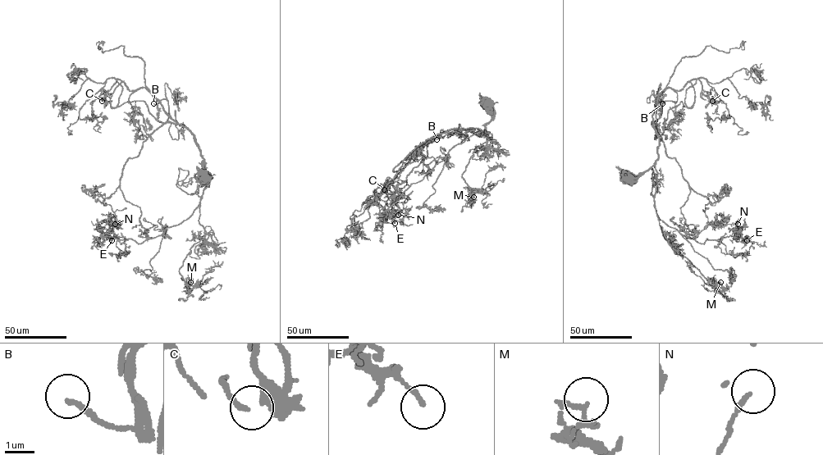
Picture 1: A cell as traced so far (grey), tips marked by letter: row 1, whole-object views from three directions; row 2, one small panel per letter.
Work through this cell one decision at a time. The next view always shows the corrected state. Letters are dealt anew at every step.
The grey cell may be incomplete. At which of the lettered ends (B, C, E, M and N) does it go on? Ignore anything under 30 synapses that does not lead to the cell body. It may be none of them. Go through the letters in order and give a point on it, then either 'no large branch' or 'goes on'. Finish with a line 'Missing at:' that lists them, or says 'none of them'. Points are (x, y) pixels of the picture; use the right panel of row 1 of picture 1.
B: place (662, 103); goes on
C: place (712, 101); goes on
E: place (747, 240); no large branch
M: place (720, 282); no large branch
N: place (738, 224); no large branch
Missing at: B, C

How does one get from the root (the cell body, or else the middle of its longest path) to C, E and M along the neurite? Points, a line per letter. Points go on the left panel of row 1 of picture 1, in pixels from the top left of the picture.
C: (203, 179), (209, 174), (203, 169), (194, 135), (147, 89), (130, 91), (116, 79), (102, 101)
E: (203, 179), (209, 174), (204, 163), (200, 203), (182, 223), (140, 243), (103, 237), (112, 240)
M: (203, 179), (209, 174), (204, 163), (198, 221), (206, 235), (179, 270), (185, 292), (190, 282)

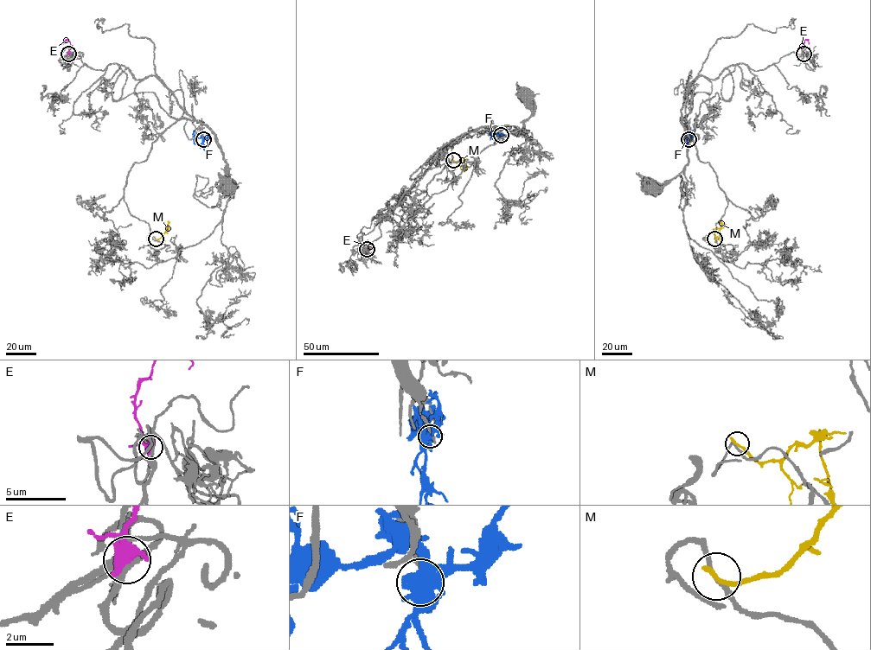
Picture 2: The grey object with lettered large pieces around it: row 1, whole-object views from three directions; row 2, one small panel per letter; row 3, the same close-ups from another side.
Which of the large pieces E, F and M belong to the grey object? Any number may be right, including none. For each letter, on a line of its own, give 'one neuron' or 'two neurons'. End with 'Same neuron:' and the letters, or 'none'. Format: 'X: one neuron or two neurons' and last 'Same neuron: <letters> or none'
E: two neurons
F: two neurons
M: two neurons
Same neuron: none

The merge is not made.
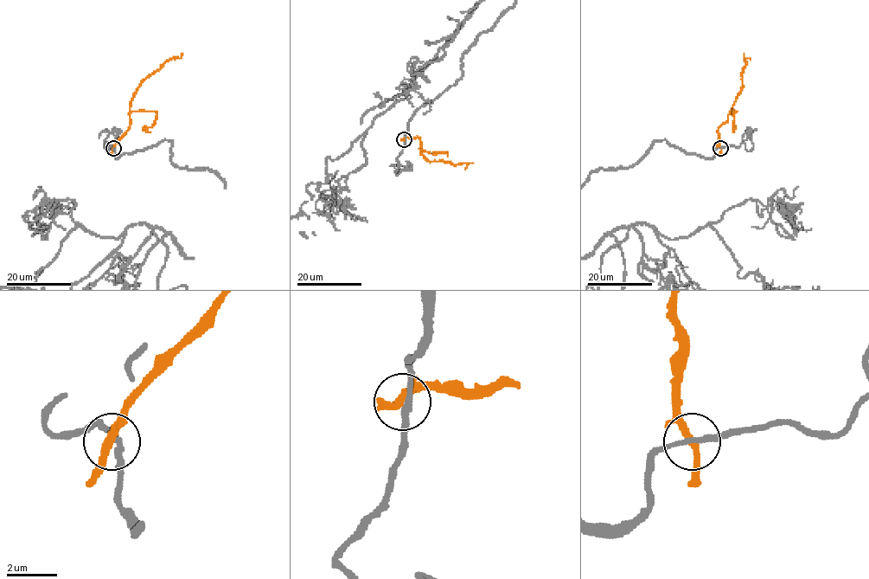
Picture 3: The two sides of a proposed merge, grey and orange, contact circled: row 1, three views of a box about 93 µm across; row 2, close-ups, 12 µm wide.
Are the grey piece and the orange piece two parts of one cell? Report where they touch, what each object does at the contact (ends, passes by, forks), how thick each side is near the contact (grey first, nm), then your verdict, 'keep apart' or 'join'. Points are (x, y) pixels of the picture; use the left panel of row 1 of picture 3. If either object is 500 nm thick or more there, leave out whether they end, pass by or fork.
at (113, 148); grey passes by; orange passes by; 200 nm thick on the grey side, 280 nm on the other; keep apart

